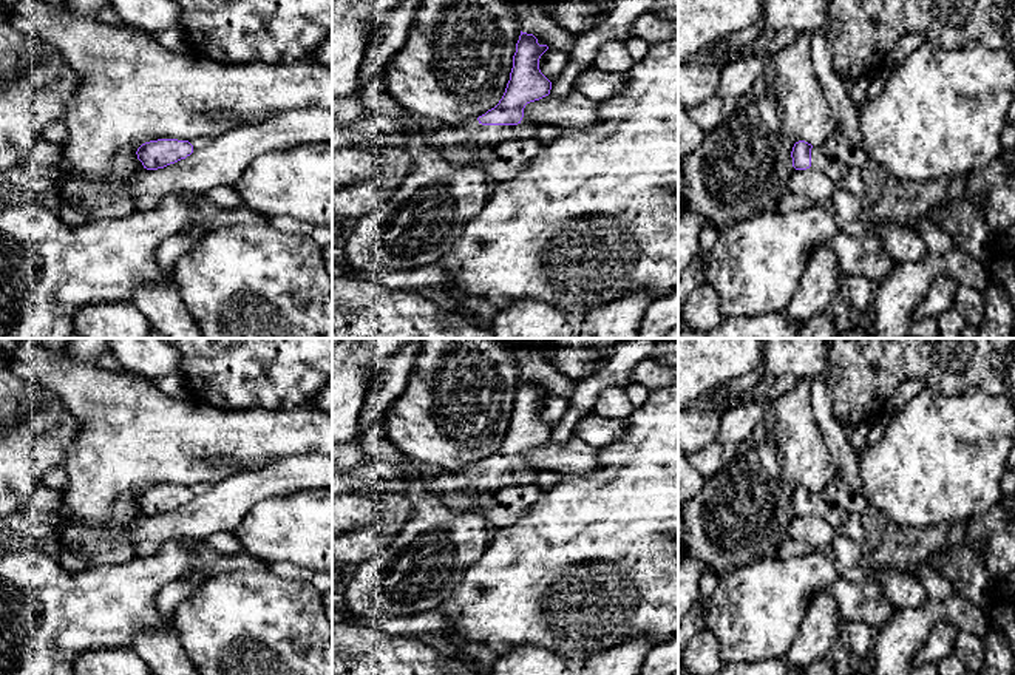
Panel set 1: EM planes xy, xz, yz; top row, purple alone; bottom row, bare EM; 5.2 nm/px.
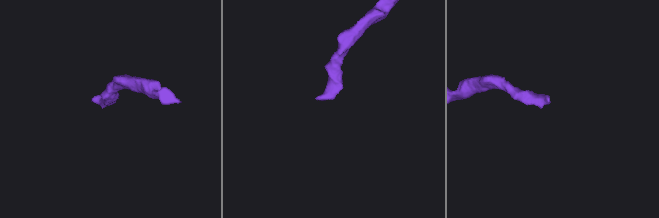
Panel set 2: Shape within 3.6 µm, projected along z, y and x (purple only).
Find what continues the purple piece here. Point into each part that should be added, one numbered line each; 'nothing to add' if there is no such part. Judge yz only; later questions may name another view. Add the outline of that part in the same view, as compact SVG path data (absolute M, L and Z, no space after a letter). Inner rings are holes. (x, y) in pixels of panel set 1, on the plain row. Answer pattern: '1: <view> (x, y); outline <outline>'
1: yz (847, 524); outline M813 491L811 513L827 521L836 534L845 536L861 545L867 541L867 530L862 525L861 516L831 507L819 491Z

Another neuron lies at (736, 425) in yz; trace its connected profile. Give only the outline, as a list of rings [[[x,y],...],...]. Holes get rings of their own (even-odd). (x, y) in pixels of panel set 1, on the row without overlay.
[[[749,402],[734,409],[721,412],[720,431],[717,440],[721,443],[734,442],[740,445],[755,429],[765,417],[763,402]]]

